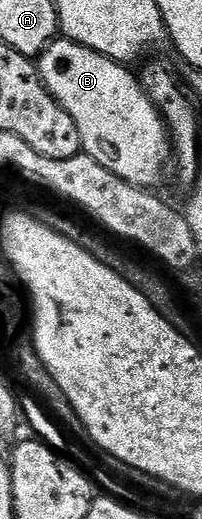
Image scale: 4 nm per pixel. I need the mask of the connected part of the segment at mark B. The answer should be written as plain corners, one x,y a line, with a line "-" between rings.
53,40
44,53
39,55
38,69
44,86
70,112
74,124
78,128
78,136
84,145
83,153
88,154
102,168
114,172
131,186
141,188
156,188
160,177
164,174
164,165
170,162
170,139
168,127
158,108
146,96
139,77
131,74
129,67
122,62
115,62
113,58
102,56
90,48
71,40

